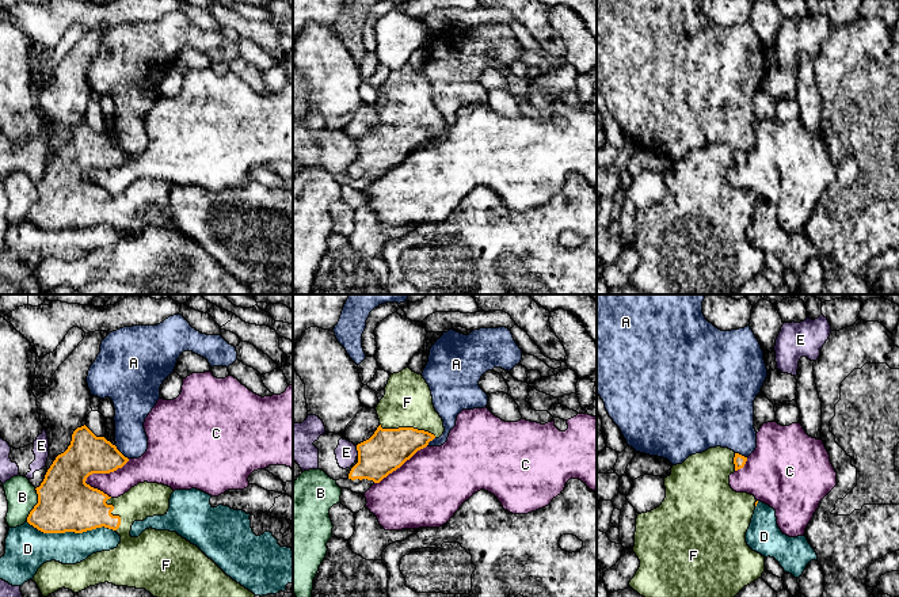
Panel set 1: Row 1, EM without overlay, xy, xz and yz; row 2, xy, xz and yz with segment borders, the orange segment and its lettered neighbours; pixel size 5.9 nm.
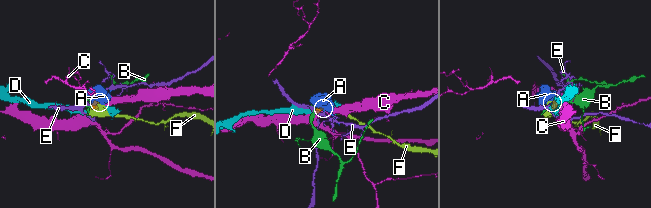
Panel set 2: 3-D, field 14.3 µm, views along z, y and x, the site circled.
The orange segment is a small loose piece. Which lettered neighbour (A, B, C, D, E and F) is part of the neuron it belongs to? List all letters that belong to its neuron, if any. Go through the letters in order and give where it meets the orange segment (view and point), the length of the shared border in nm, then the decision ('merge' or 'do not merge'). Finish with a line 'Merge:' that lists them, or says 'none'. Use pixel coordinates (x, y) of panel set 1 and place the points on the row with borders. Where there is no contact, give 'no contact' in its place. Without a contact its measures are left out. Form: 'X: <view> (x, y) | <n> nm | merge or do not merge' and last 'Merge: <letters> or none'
A: xy (120, 452) | 120 nm | do not merge
B: xy (35, 505) | 200 nm | do not merge
C: xy (106, 472) | 300 nm | do not merge
D: xy (71, 531) | 500 nm | do not merge
E: xz (357, 449) | 60 nm | do not merge
F: xz (407, 428) | 340 nm | merge
Merge: F

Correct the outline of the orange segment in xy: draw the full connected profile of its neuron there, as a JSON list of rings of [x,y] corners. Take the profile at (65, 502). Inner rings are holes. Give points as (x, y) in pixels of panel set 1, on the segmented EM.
[[[84,425],[73,431],[71,445],[56,457],[43,482],[35,488],[38,503],[30,512],[27,522],[38,531],[83,533],[104,526],[121,536],[117,548],[92,554],[80,563],[62,564],[56,560],[43,563],[33,578],[42,596],[47,597],[62,588],[79,593],[89,586],[108,582],[115,586],[145,589],[153,597],[255,597],[176,532],[149,528],[138,537],[130,536],[134,521],[167,514],[174,490],[164,484],[144,482],[123,495],[111,498],[85,483],[89,475],[114,472],[127,461],[129,459],[115,445],[104,437],[96,437]]]

